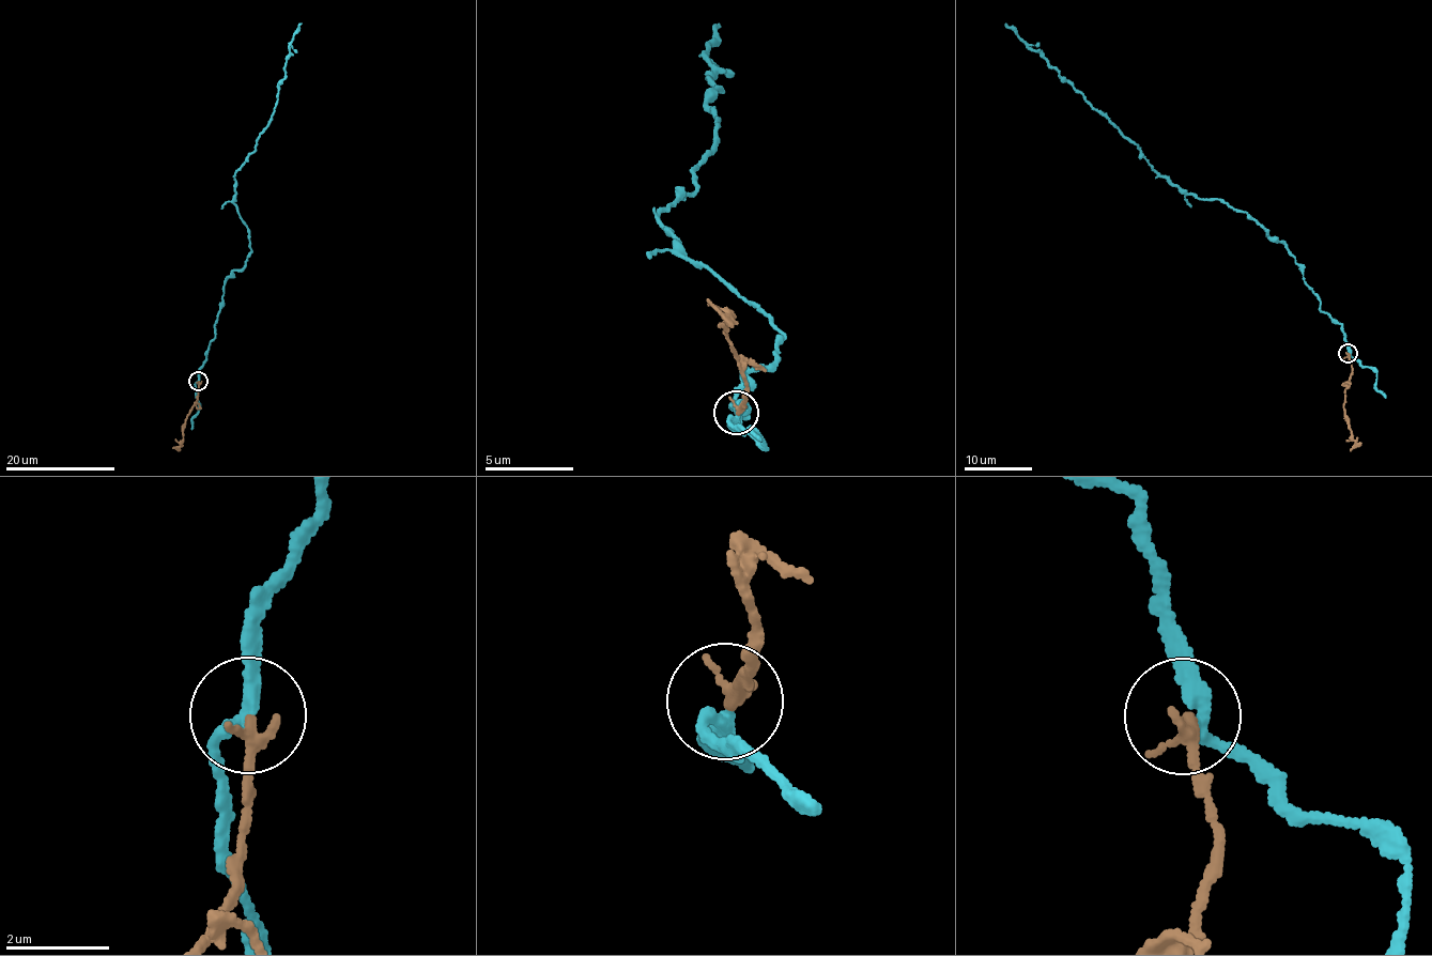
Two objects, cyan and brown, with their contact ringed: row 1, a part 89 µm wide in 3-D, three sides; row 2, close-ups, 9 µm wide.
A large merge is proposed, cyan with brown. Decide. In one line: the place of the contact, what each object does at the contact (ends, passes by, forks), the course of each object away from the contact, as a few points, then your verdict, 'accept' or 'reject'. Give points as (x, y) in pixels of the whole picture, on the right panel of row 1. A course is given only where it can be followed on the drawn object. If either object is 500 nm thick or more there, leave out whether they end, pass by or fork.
(1348, 353) | cyan passes by | brown ends | cyan via (1349, 352), (1342, 327), (1322, 312), (1283, 242), (1243, 212), (1187, 194), (1156, 173), (1135, 143), (1005, 24) | brown via (1346, 353), (1352, 375), (1344, 405), (1354, 443), (1350, 450) | reject

